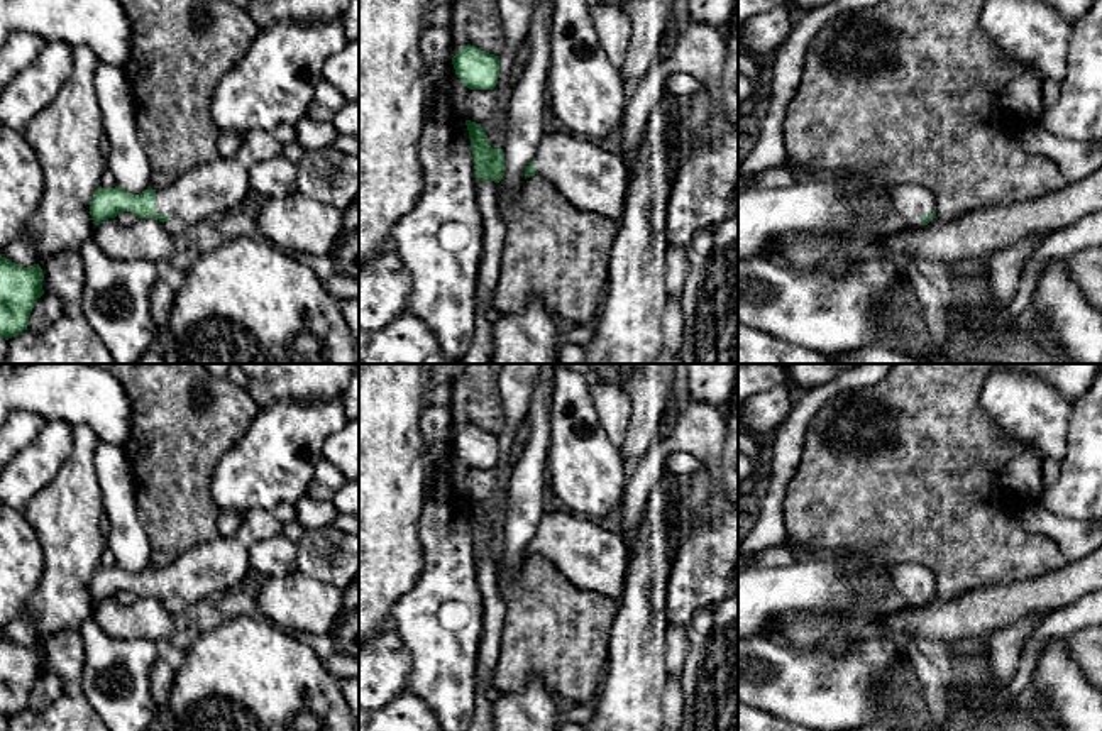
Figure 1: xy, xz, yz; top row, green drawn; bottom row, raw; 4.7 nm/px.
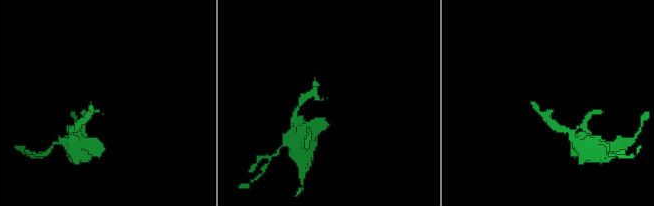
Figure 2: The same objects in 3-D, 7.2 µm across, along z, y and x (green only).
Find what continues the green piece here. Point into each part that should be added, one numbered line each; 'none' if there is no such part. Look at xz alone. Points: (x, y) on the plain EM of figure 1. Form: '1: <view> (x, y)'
1: xz (595, 557)

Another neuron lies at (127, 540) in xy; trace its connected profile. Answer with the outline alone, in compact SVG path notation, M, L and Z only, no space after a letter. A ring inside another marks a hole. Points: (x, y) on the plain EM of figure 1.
M100 442L93 457L105 514L110 521L107 548L117 565L139 574L151 563L151 541L137 516L135 482L118 445Z

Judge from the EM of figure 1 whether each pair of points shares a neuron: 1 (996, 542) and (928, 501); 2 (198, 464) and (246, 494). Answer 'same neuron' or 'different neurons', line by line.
1: same neuron
2: different neurons

